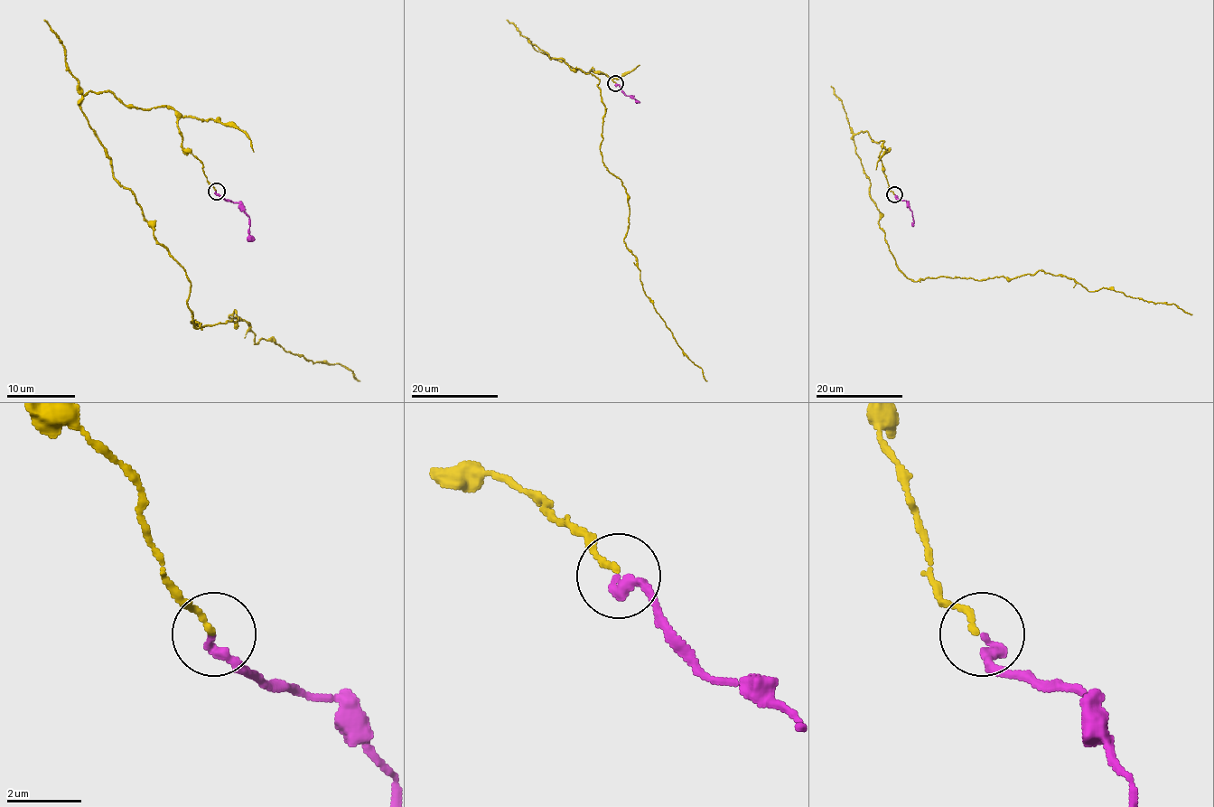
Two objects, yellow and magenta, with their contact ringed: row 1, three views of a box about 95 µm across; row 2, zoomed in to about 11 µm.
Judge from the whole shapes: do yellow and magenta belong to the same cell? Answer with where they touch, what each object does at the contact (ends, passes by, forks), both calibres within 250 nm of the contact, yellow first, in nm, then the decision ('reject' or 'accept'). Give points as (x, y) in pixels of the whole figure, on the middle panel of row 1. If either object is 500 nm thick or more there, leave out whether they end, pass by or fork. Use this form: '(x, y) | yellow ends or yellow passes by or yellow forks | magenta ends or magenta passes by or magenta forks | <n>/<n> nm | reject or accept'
(615, 83) | yellow ends | magenta ends | 140/260 nm | accept

